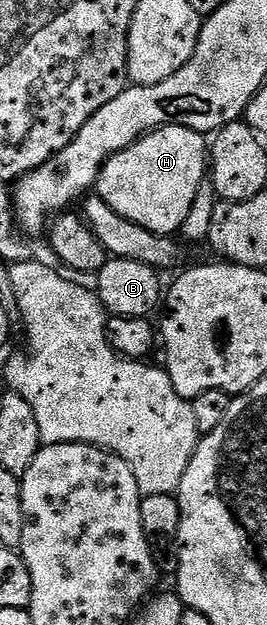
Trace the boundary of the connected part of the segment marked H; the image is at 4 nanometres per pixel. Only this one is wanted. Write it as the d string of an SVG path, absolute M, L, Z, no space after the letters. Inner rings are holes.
M181 125L148 131L132 147L126 147L103 166L97 184L98 198L105 200L117 213L121 213L121 217L137 225L158 235L174 236L182 228L185 217L189 217L189 209L193 209L197 189L209 171L209 143L203 139L206 138L200 132Z

